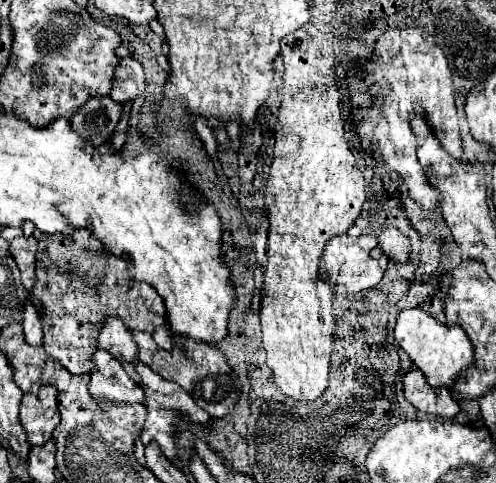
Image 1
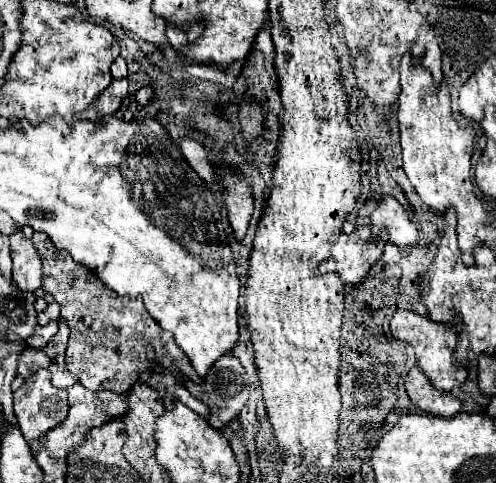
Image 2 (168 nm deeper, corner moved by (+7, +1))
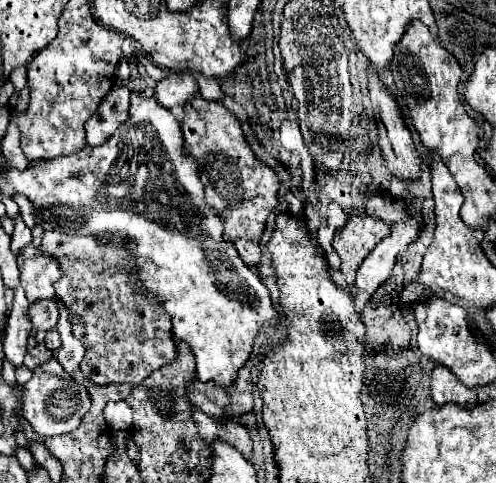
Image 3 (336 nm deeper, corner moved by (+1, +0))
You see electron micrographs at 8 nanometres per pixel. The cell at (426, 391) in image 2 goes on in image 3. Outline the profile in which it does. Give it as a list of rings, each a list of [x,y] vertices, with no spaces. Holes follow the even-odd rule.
[[[435,366],[431,376],[431,394],[437,406],[443,404],[459,404],[463,408],[477,406],[477,392],[473,388],[463,386],[457,380],[457,376],[445,366]]]

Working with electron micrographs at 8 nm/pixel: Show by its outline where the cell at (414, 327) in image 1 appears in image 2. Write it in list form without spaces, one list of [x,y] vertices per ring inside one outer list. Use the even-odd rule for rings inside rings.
[[[397,311],[391,319],[391,333],[395,339],[401,339],[413,347],[421,371],[429,377],[429,381],[439,391],[451,391],[453,388],[461,387],[463,381],[467,379],[467,371],[461,367],[455,367],[453,349],[457,343],[457,331],[453,331],[451,327],[435,323],[429,317],[423,317],[413,311]]]

